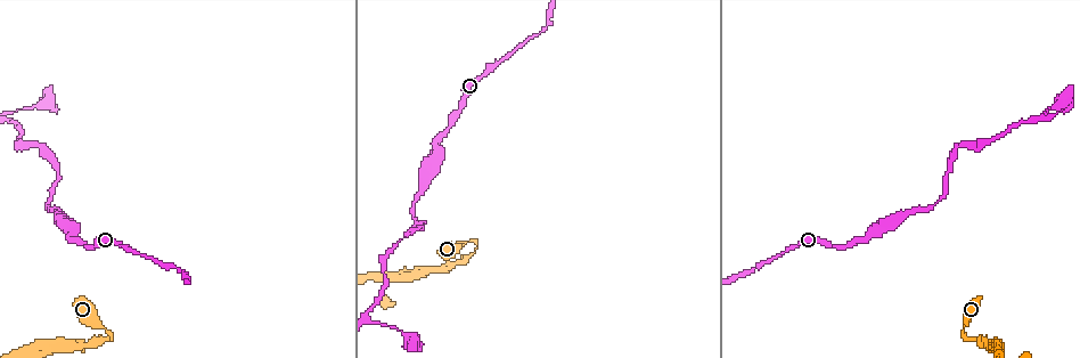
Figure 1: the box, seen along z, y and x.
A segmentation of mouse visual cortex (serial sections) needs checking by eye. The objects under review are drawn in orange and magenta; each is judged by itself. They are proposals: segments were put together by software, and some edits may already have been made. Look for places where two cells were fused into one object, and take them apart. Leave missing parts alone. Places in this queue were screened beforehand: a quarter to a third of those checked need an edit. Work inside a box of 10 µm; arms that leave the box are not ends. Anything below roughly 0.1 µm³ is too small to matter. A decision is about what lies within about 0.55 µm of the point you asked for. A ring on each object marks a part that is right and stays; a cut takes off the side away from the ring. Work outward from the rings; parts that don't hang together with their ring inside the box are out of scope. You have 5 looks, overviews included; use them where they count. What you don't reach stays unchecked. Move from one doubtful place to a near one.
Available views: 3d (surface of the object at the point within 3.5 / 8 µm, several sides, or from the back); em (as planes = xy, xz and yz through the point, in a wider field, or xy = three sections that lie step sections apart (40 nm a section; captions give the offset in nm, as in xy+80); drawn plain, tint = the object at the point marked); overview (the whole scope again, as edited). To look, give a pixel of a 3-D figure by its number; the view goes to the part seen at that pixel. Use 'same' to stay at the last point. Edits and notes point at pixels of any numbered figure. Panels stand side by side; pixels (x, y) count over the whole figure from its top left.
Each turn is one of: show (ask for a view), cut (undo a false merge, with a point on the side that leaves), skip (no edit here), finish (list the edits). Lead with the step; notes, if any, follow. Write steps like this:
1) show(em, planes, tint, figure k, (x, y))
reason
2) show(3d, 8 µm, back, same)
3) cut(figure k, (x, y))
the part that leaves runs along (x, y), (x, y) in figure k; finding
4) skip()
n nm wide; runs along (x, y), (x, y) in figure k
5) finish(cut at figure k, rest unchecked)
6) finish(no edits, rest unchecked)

show(3d, 3.5 µm, figure 1, (111, 341))
abrupt turn

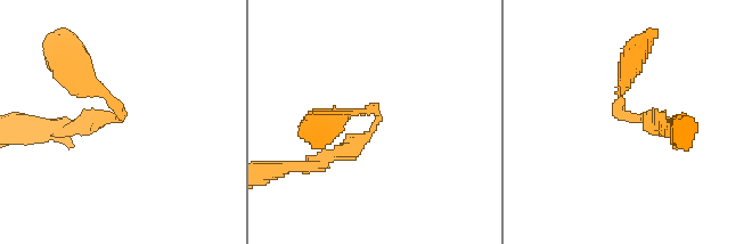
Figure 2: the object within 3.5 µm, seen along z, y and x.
show(em, planes, tint, figure 2, (634, 114))
now the EM

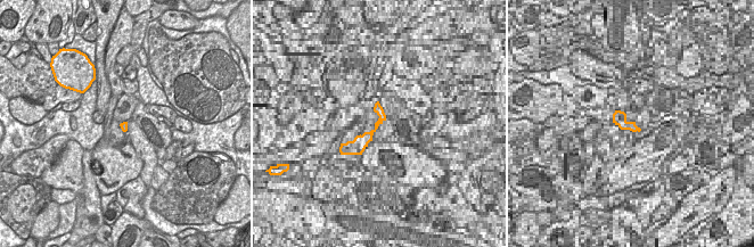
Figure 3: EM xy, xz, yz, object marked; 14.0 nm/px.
skip()
100 nm wide; runs along (627, 71), (618, 110), (673, 130) in figure 2; continuous, no second cell

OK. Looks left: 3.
show(3d, 3.5 µm, back, figure 1, (392, 325))
a narrow waist

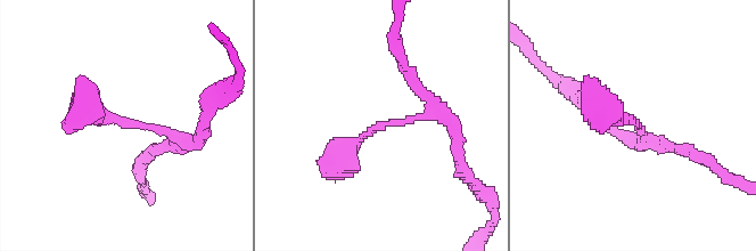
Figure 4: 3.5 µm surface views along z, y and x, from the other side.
show(em, planes, tint, figure 4, (121, 122))

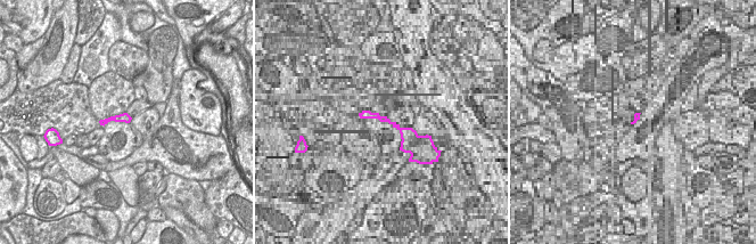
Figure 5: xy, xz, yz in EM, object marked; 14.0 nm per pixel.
show(em, xy, step 5, tint, same)

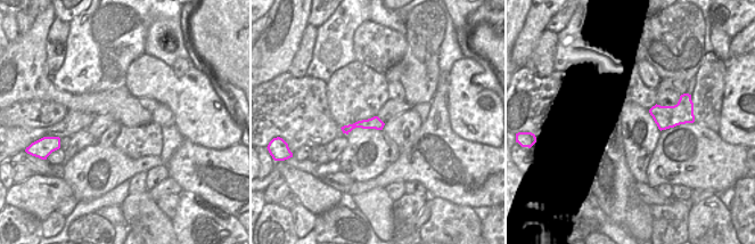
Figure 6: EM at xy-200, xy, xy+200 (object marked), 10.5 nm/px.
skip()
130 nm wide; runs along (430, 99), (426, 118), (367, 131), (339, 172) in figure 4; one cell here

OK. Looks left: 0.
finish(no edits, rest unchecked)

